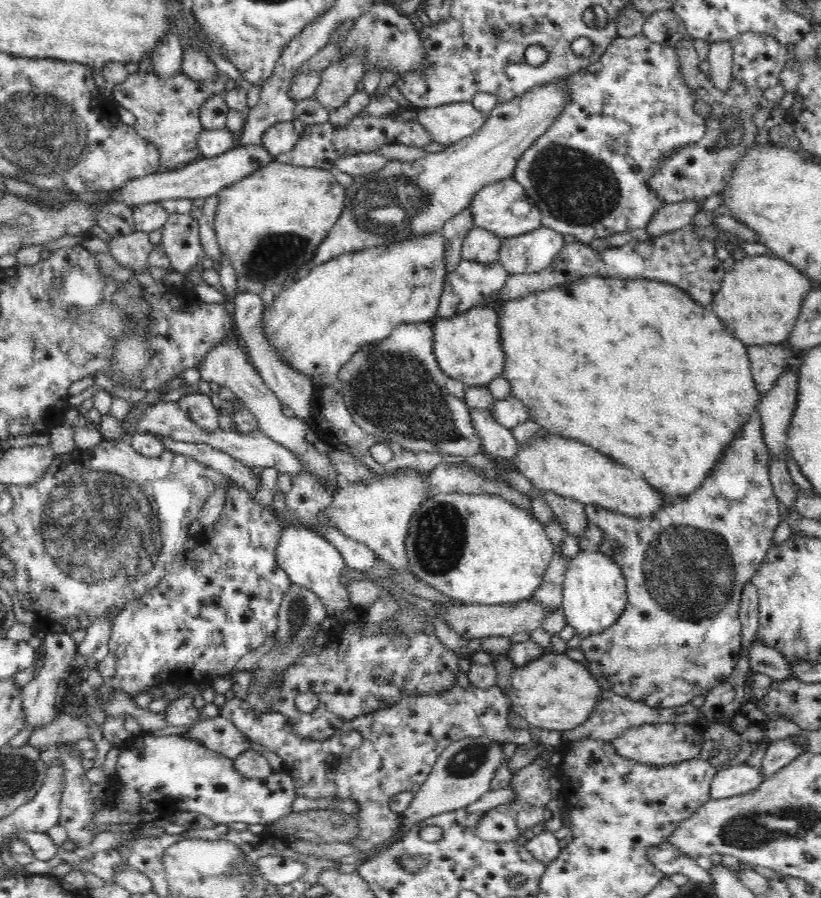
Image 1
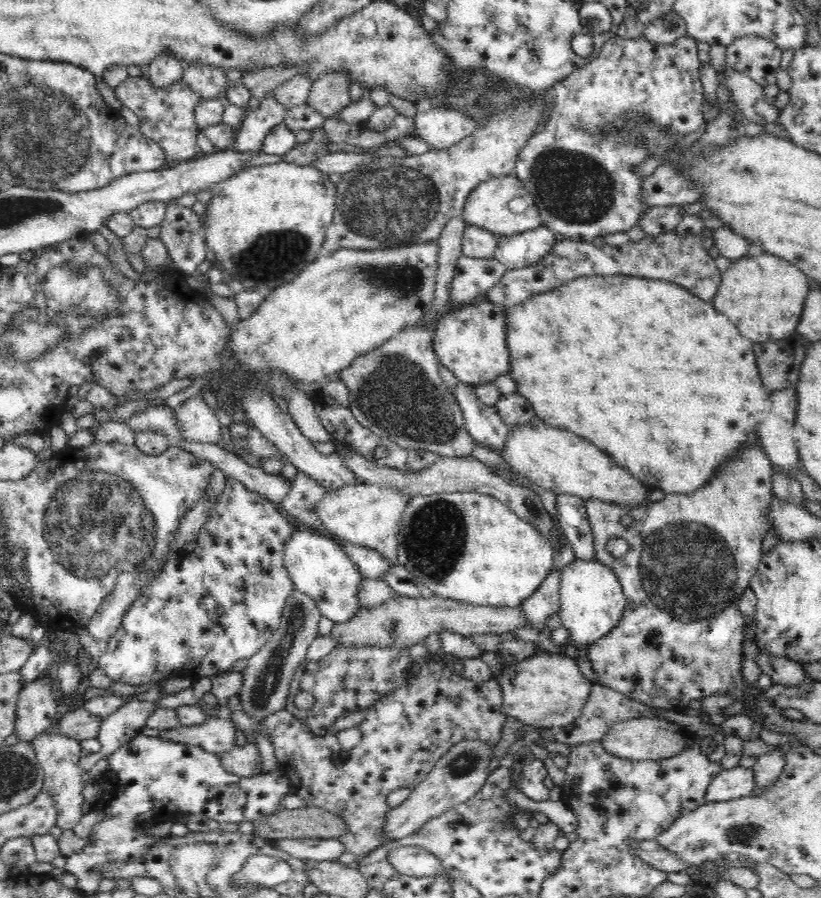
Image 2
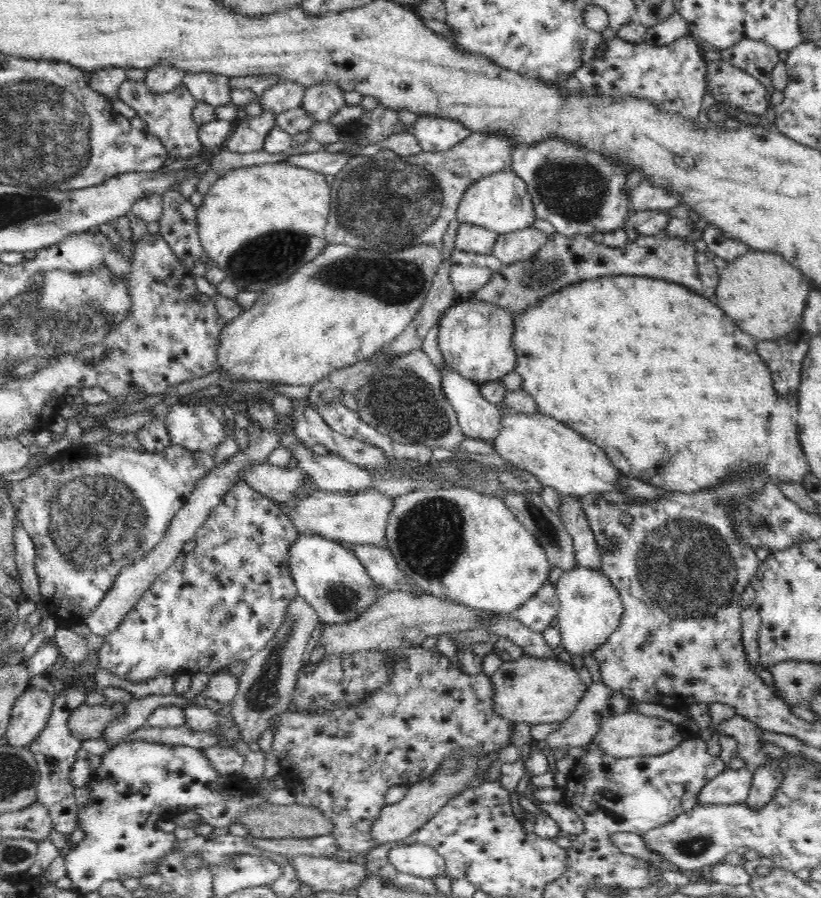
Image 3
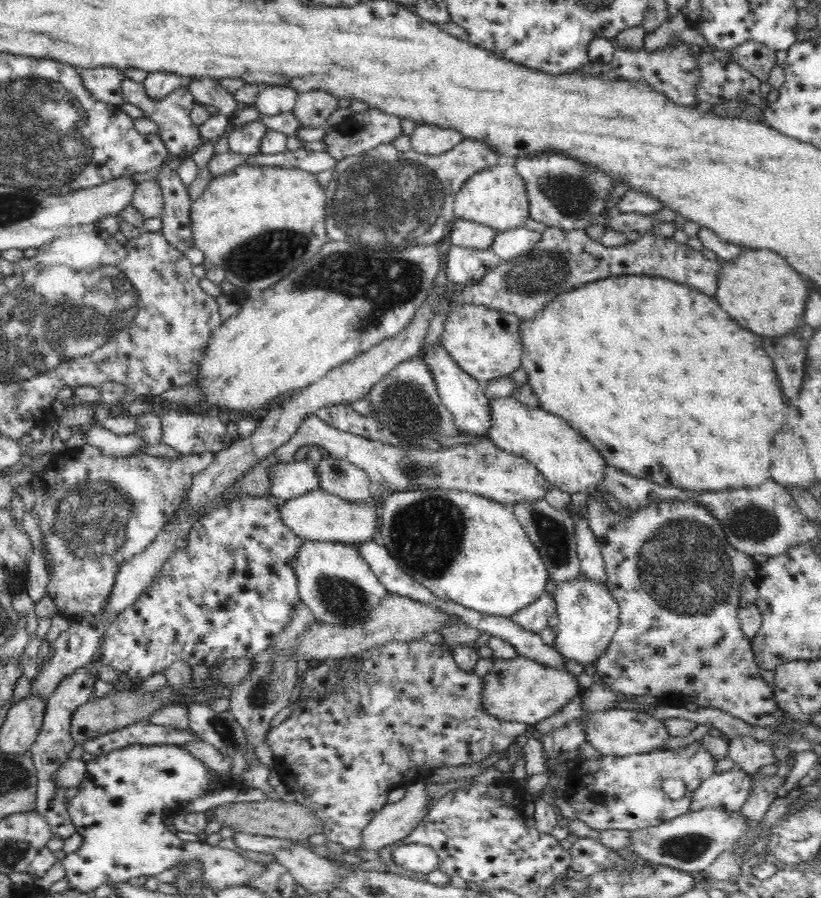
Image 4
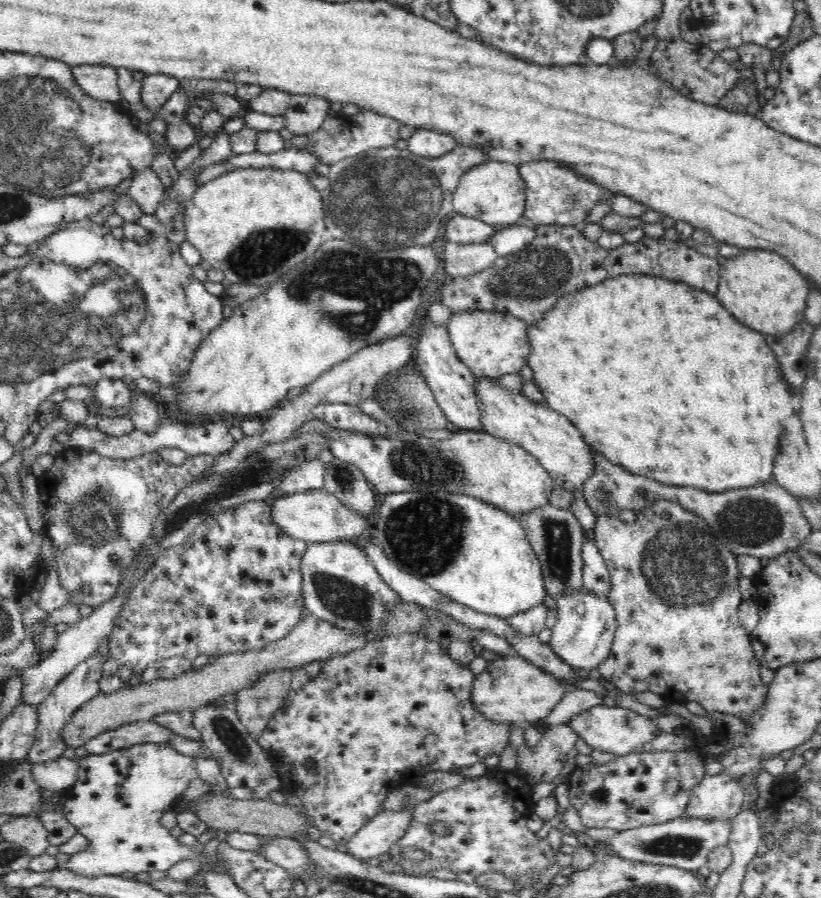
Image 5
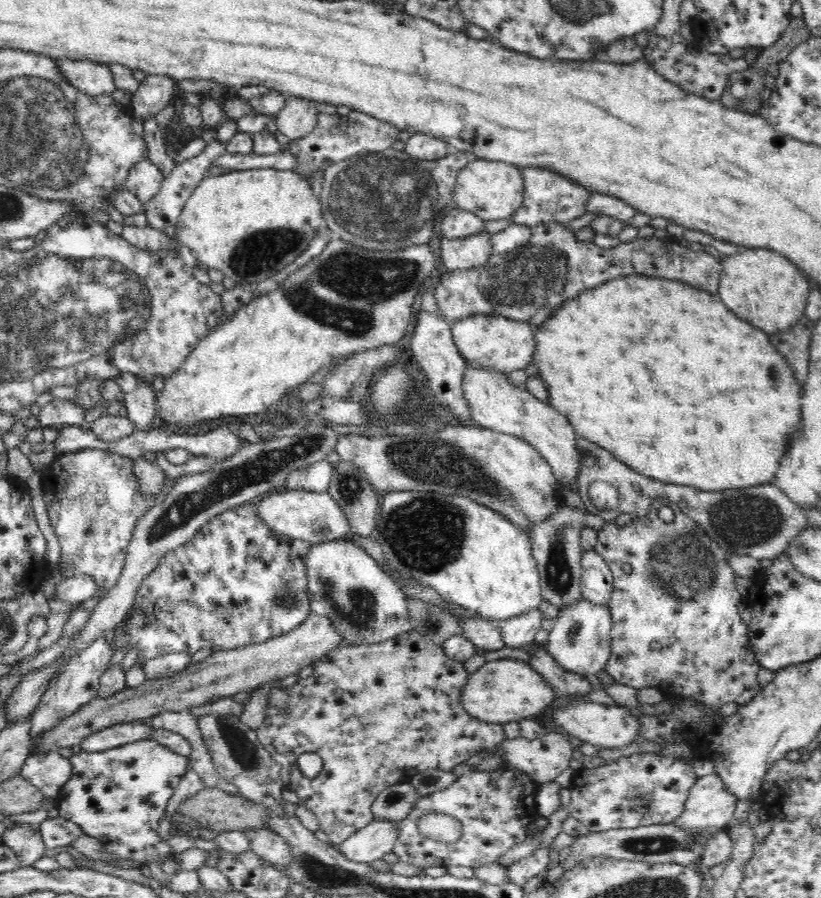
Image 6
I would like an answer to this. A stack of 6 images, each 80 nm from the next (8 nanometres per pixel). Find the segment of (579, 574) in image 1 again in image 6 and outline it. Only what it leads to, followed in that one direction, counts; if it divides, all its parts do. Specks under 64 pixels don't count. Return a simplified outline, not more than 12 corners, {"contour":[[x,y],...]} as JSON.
{"contour":[[610,609],[560,610],[546,650],[564,671],[596,676],[611,655]]}

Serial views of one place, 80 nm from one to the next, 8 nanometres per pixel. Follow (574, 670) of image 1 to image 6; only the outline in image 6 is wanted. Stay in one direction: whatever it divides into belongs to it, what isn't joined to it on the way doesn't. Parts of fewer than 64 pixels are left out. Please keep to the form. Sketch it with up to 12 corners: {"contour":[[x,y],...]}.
{"contour":[[519,659],[485,662],[459,704],[504,724],[545,717],[556,695]]}

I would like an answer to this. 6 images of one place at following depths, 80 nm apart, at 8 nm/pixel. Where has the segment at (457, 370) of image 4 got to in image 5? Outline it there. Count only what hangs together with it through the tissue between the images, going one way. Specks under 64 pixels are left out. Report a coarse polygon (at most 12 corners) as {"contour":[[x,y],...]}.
{"contour":[[426,324],[413,360],[453,429],[482,431],[476,376],[447,325]]}

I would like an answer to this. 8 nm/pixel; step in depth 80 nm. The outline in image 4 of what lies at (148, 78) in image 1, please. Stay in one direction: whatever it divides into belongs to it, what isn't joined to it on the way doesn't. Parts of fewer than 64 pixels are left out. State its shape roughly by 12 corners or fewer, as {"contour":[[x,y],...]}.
{"contour":[[122,80],[125,102],[156,122],[173,155],[203,144],[190,118],[196,100],[186,85],[150,100],[144,84]]}

